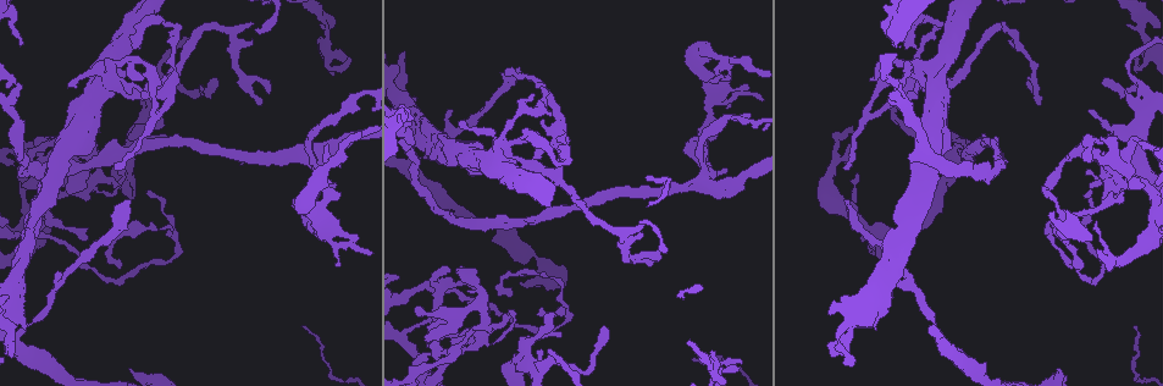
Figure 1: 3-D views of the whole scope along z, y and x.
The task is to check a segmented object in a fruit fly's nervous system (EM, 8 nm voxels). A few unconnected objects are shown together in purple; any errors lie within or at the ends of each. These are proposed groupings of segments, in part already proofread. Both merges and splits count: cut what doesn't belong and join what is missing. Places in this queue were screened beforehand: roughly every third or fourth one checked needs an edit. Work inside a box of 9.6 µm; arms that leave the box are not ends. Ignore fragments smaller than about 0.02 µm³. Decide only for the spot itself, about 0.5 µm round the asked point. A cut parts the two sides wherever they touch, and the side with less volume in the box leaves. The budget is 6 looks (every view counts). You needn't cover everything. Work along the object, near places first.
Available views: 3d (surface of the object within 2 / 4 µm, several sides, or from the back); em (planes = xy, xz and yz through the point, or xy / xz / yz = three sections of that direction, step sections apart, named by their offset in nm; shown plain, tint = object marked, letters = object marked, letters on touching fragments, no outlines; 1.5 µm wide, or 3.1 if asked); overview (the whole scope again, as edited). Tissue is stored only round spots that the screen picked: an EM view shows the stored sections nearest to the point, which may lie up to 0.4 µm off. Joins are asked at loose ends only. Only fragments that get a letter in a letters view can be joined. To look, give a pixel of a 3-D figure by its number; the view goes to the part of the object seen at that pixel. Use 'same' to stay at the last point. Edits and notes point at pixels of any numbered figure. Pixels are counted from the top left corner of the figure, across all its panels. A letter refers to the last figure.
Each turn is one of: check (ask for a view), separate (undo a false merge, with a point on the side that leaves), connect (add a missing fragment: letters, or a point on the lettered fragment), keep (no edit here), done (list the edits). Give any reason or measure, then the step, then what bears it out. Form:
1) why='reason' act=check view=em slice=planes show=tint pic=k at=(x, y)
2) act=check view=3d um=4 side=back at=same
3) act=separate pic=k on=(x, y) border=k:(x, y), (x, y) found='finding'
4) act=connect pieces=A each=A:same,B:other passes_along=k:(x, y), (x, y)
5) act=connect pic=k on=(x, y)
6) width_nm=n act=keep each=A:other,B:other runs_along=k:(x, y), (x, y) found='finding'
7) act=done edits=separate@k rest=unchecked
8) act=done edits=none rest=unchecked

why='narrows sharply' act=check view=3d um=2 pic=1 at=(285, 154)

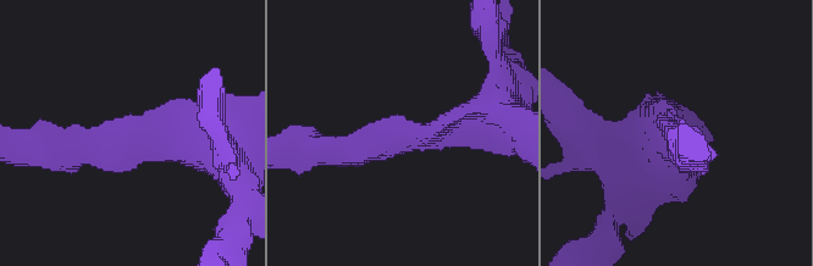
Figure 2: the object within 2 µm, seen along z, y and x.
why='now the EM' act=check view=em slice=planes show=tint pic=2 at=(403, 134)

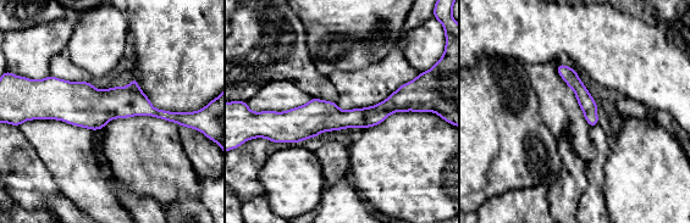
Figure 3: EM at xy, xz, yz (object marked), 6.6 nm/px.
why='see the neighbours' act=check view=em slice=planes show=letters at=same

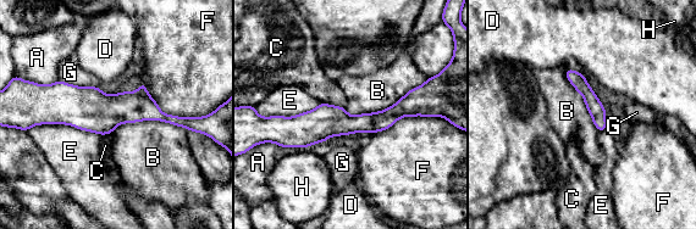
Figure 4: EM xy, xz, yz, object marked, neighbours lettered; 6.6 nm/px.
width_nm=110 act=keep each=A:other,B:other,C:other,D:other,E:other,F:other,G:other,H:other border=4:(426, 79), (382, 110), (344, 110) found='all the same neuron'

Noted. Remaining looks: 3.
why='tapers out' act=check view=em slice=planes show=letters pic=1 at=(711, 82)

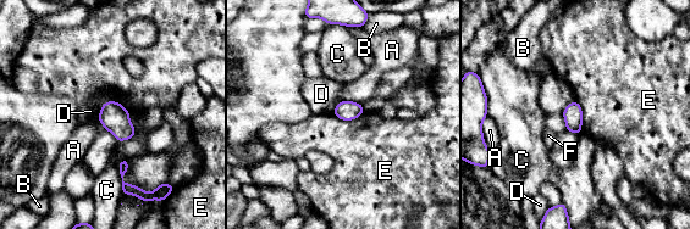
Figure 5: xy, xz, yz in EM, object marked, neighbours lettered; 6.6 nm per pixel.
act=keep each=A:other,B:other,C:other,D:other,E:other,F:other border=5:(574, 100), (581, 110), (583, 130) found='no lettered fragment goes on from it'

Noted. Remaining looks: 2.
why='tapers out' act=check view=3d um=4 pic=1 at=(69, 83)

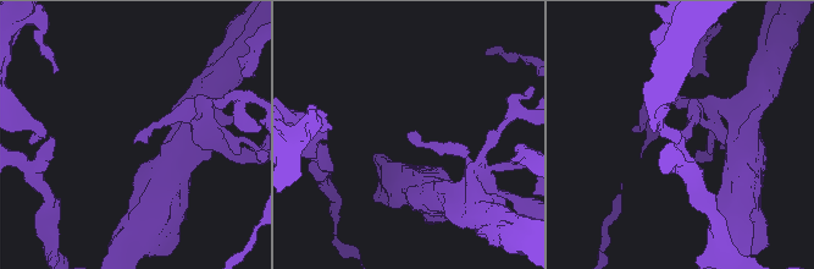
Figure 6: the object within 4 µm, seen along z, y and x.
act=check view=em slice=xz step=4 show=letters pic=6 at=(136, 139)

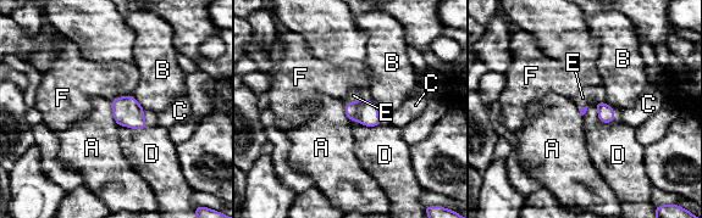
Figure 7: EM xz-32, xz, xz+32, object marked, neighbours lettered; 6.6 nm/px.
act=connect pieces=E each=A:other,B:other,C:other,D:other,E:same,F:other passes_along=7:(364, 111), (357, 100), (353, 95) found='the neuron continues'

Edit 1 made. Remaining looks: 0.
act=done edits=connect@7 rest=unchecked

